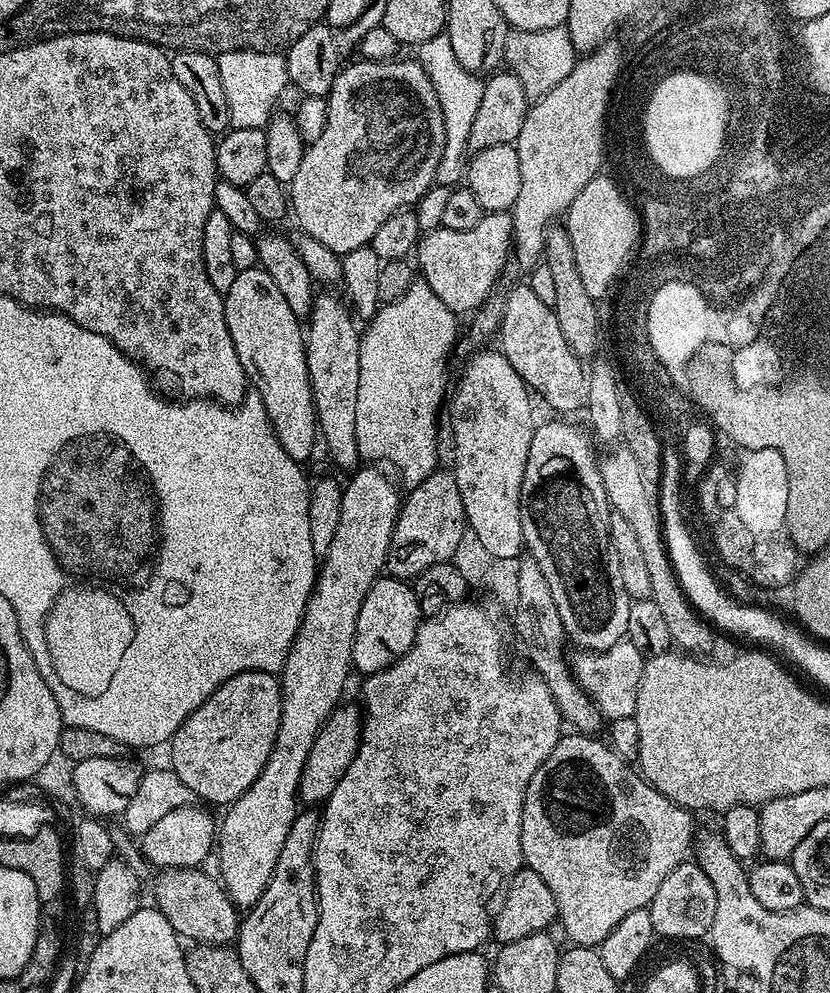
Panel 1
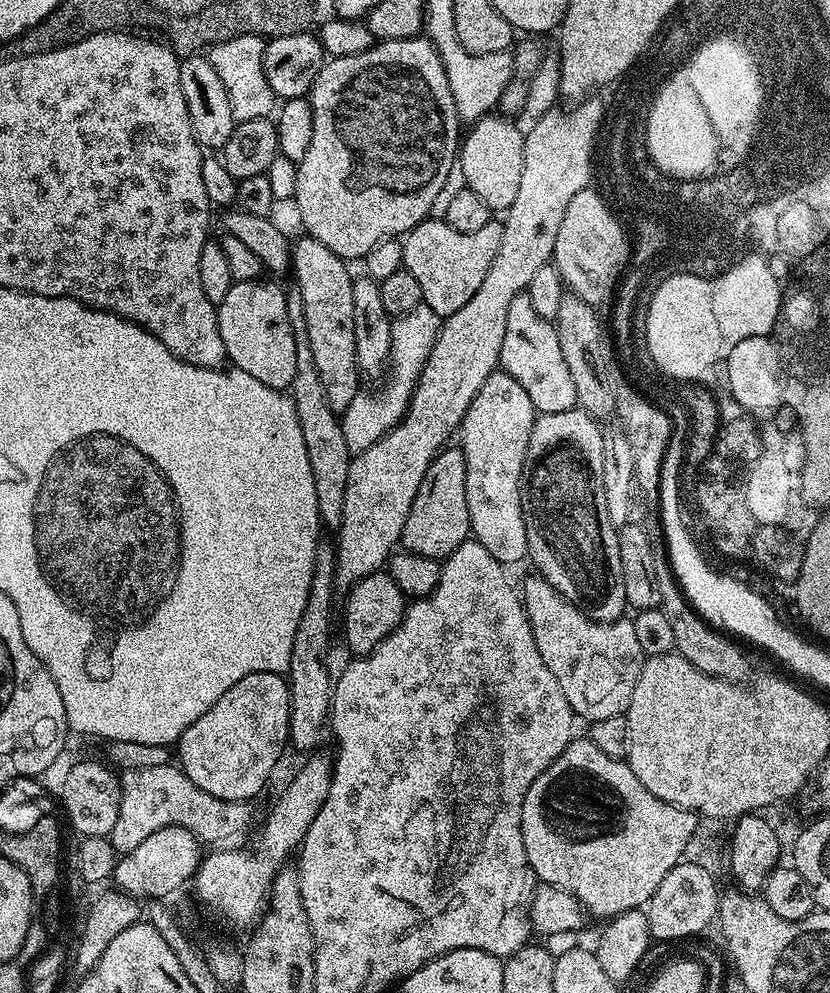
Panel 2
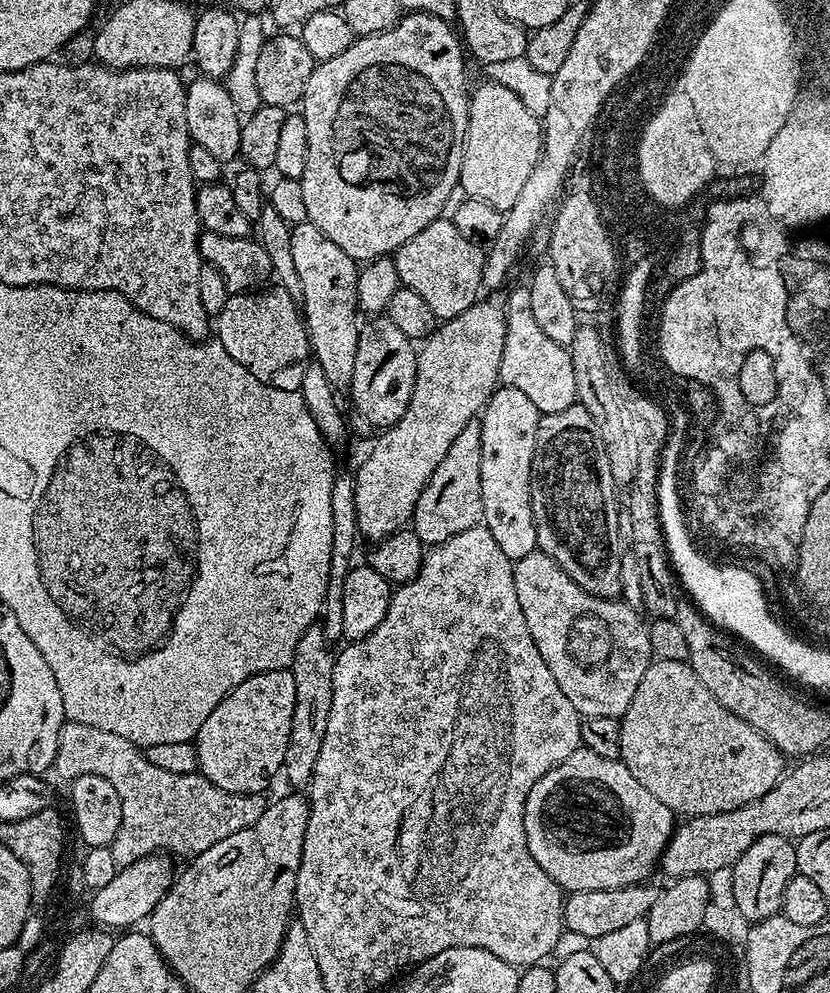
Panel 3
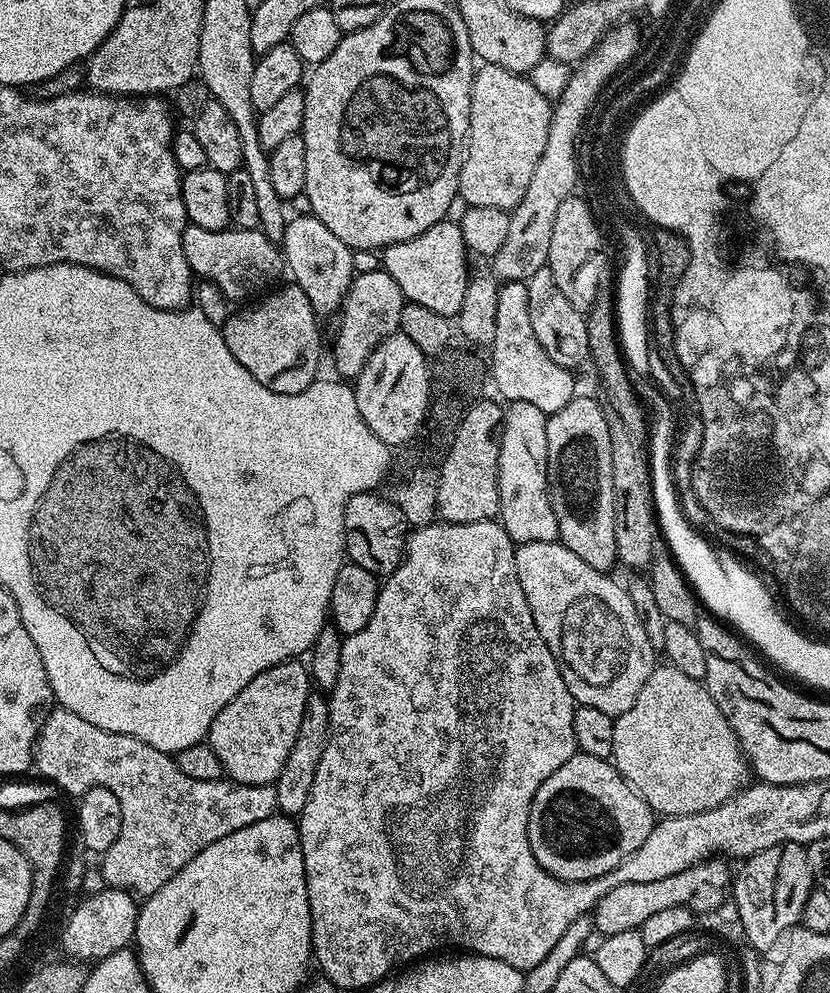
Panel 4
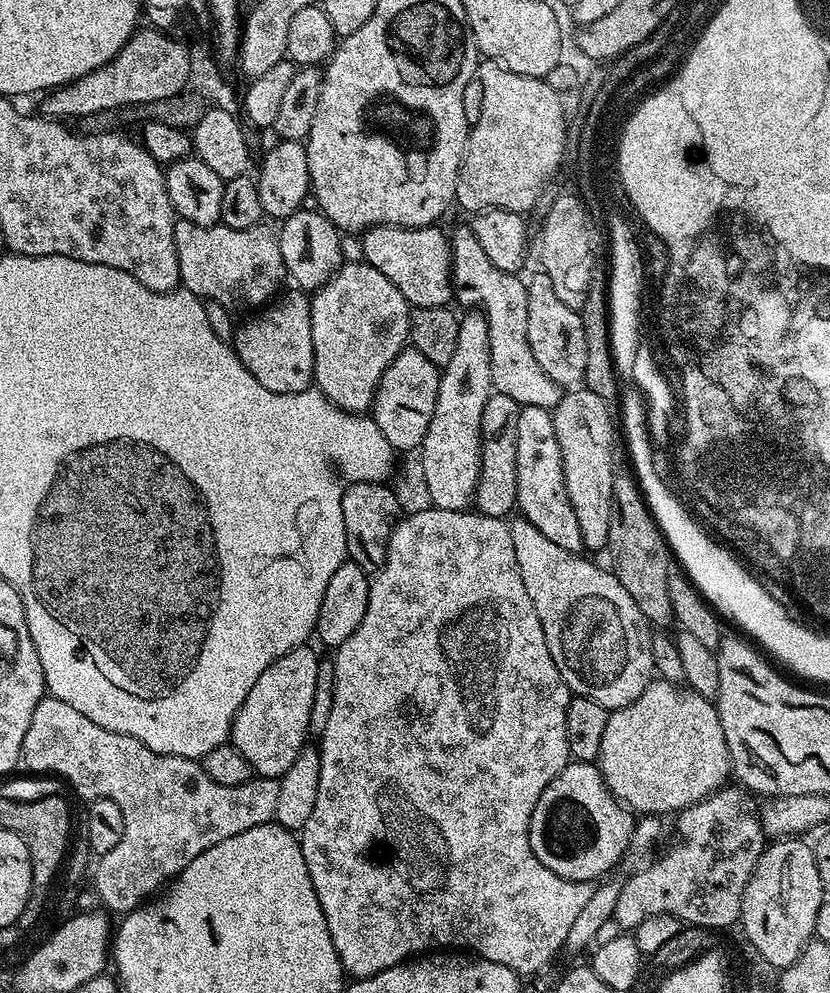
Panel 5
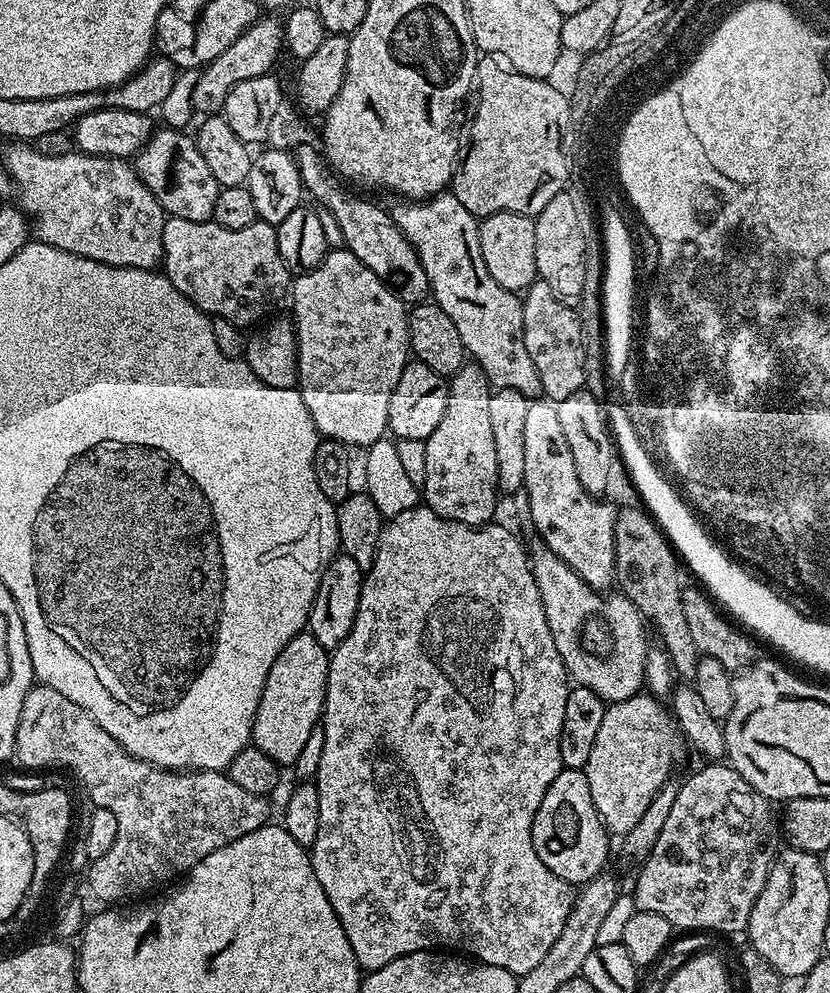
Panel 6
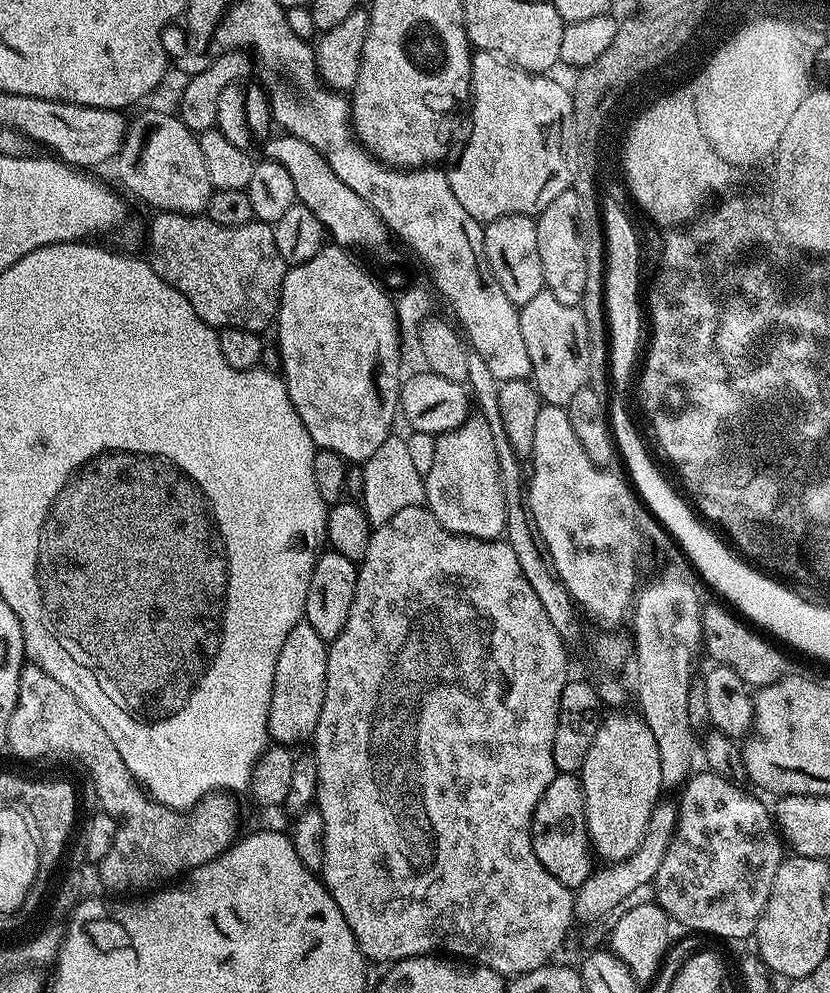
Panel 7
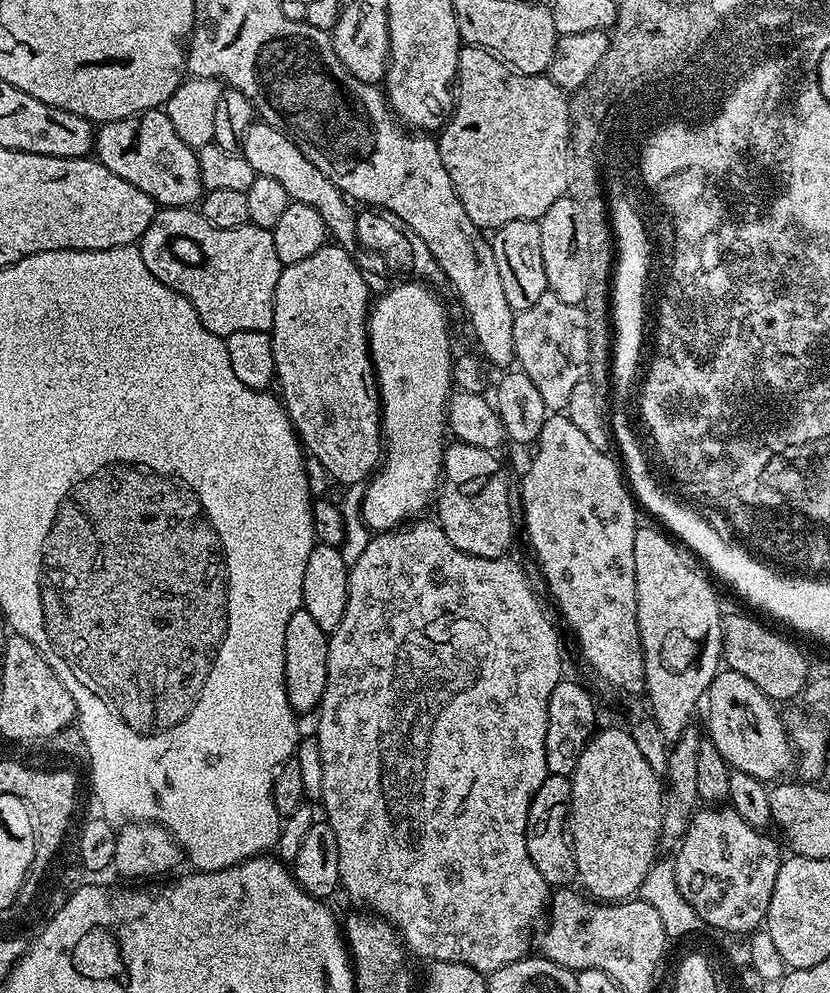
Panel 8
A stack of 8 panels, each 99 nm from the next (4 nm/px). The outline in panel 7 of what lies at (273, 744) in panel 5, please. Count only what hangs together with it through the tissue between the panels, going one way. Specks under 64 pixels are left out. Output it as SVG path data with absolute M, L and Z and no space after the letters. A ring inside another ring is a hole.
M301 622L286 634L286 642L282 642L282 650L278 654L278 662L274 666L274 694L270 698L268 711L268 735L277 745L297 746L303 740L311 741L316 734L318 714L322 714L322 702L326 694L326 666L328 665L328 644L318 633L314 626Z

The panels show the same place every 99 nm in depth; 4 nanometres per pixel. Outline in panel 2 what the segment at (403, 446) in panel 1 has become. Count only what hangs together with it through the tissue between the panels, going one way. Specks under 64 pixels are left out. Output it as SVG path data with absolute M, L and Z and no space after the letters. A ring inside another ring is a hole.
M419 307L410 310L410 314L397 316L392 321L392 354L390 367L387 369L388 381L381 392L361 390L354 402L346 406L346 410L339 417L342 432L345 434L346 446L352 454L366 450L380 436L385 436L392 427L404 419L404 412L416 388L416 380L424 369L426 358L430 358L430 350L436 341L438 318L428 308Z

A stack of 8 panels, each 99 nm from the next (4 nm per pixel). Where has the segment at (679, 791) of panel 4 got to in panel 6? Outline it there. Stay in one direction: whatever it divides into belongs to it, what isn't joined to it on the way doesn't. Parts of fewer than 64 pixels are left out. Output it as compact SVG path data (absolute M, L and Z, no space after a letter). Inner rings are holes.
M637 694L626 698L625 700L618 700L609 703L604 710L604 717L602 718L602 727L598 729L598 735L594 738L594 747L590 749L590 762L586 762L586 766L582 770L582 774L588 779L588 798L594 802L594 806L600 815L599 823L603 824L612 834L623 834L628 832L638 823L638 818L642 818L642 814L646 814L646 806L650 806L650 798L654 798L654 794L658 794L660 787L667 782L673 775L672 767L676 764L676 759L680 756L680 744L682 745L682 736L678 731L675 719L670 715L669 709L664 708L659 699L651 694Z

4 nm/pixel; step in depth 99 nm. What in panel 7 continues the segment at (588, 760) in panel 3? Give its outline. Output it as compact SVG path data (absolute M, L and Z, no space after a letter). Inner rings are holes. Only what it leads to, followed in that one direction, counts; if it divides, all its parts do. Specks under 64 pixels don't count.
M557 774L550 786L546 786L546 794L542 794L532 815L532 845L534 854L538 854L538 862L542 862L558 882L573 890L590 875L588 863L594 860L586 818L582 814L582 795L579 775Z

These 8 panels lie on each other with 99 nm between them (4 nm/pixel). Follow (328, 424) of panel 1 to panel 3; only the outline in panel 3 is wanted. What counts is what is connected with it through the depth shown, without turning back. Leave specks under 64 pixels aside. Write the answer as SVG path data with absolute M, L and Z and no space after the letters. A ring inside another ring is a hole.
M310 223L297 224L290 234L290 251L294 257L294 267L298 270L298 279L302 281L302 315L304 325L308 327L308 347L314 362L322 368L326 378L337 389L347 389L354 378L354 357L358 354L358 338L362 327L361 321L356 321L356 312L360 308L358 298L358 271L357 261L346 254L339 246L334 246L318 226Z

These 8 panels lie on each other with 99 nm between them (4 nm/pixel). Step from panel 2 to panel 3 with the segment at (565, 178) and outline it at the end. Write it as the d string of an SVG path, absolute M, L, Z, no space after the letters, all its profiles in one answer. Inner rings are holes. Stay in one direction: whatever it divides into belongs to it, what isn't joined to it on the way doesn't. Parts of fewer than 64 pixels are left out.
M477 299L462 314L453 320L443 321L427 340L419 345L416 354L416 381L414 394L410 394L410 406L406 414L394 422L394 426L383 429L376 440L376 445L368 452L368 457L360 464L354 474L356 486L357 530L368 542L379 542L390 534L400 531L411 521L418 498L430 482L430 474L442 463L442 458L450 450L454 438L466 430L468 423L475 421L483 413L492 393L500 384L502 350L506 346L505 305L496 300Z

